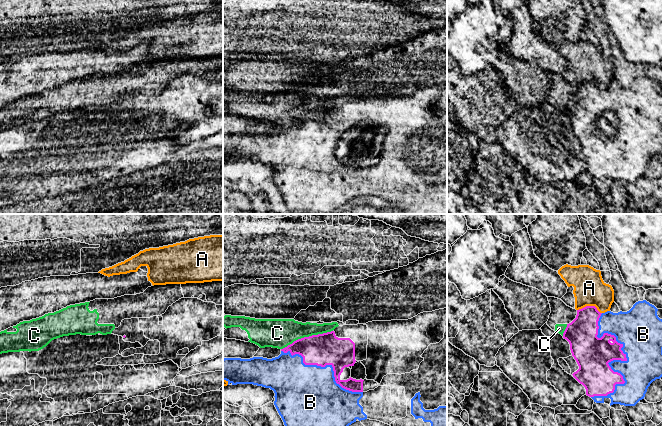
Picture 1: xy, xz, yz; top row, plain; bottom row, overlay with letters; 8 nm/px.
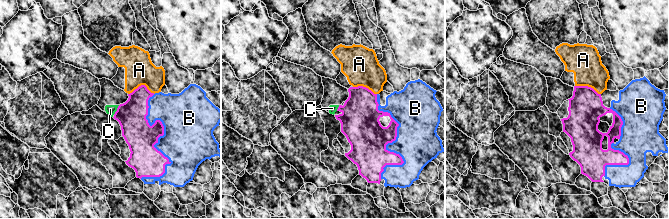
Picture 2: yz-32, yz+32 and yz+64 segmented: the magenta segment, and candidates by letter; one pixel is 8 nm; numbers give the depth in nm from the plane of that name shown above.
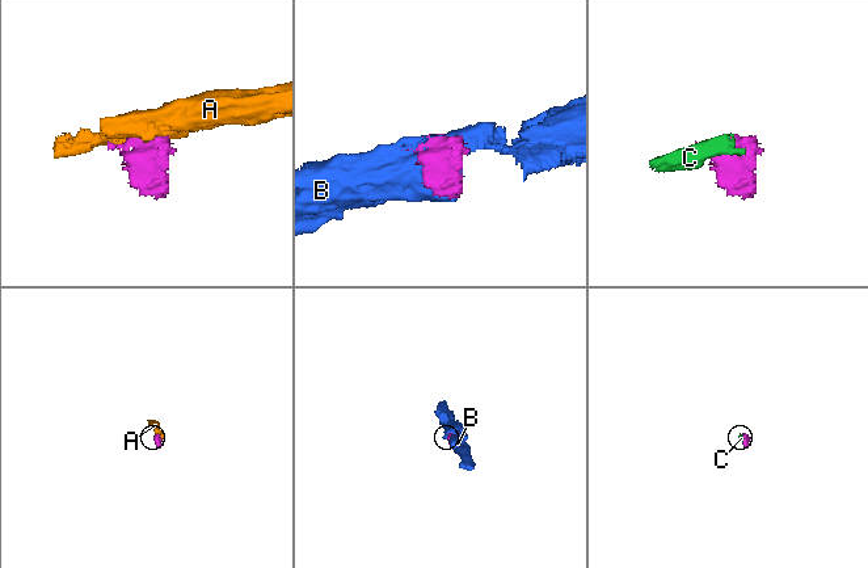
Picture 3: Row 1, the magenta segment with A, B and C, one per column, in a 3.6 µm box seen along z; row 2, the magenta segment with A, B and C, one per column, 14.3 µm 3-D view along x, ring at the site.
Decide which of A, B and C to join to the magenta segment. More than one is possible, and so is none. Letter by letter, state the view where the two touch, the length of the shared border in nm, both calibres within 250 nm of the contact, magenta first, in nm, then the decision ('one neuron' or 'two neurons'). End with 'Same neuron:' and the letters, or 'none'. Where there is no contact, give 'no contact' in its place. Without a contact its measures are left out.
A: meets magenta in yz; contact 200 nm long; 240 nm thick on the magenta side, 260 nm on the other; two neurons
B: meets magenta in yz; contact 700 nm long; 280 nm thick on the magenta side, 320 nm on the other; two neurons
C: meets magenta in xz; contact 440 nm long; 260 nm thick on the magenta side, 240 nm on the other; one neuron
Same neuron: C

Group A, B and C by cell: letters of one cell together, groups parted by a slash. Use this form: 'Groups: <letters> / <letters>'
Groups: A / B / C

